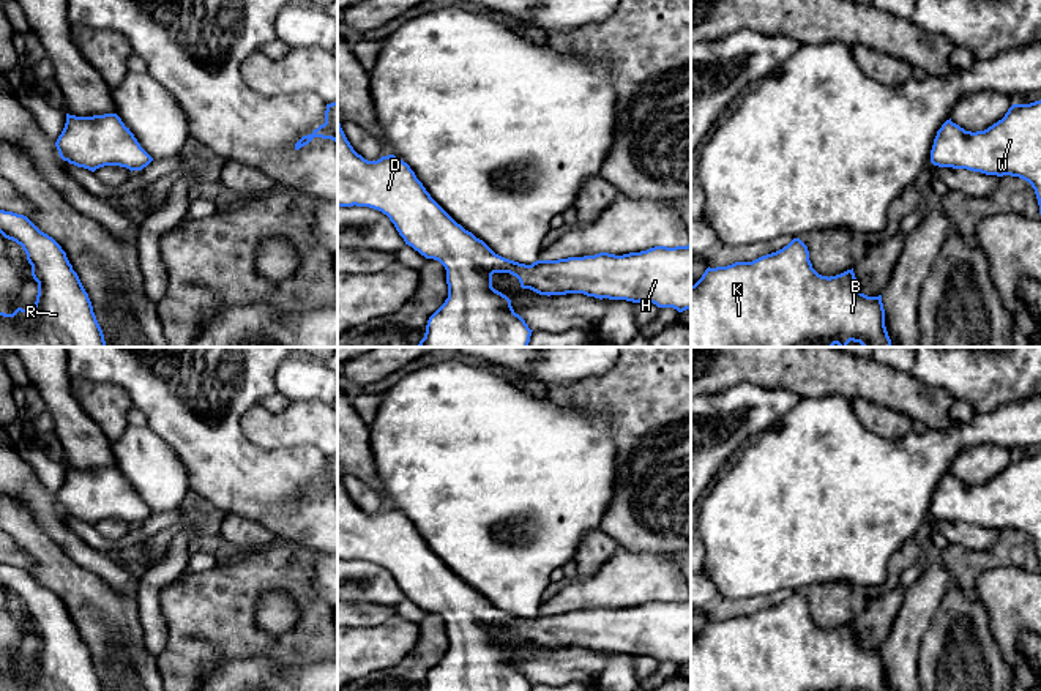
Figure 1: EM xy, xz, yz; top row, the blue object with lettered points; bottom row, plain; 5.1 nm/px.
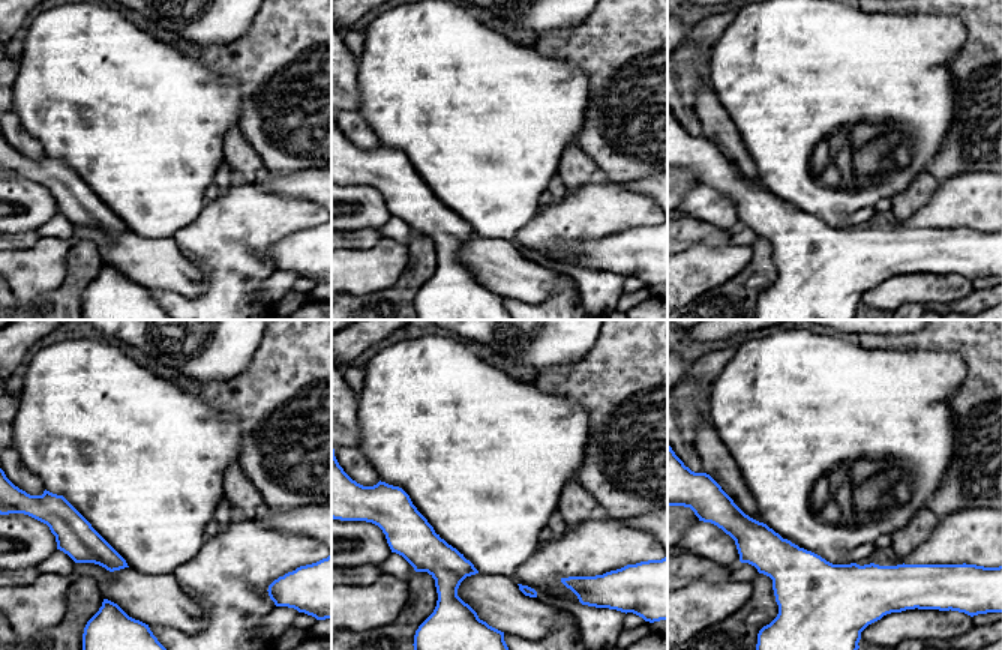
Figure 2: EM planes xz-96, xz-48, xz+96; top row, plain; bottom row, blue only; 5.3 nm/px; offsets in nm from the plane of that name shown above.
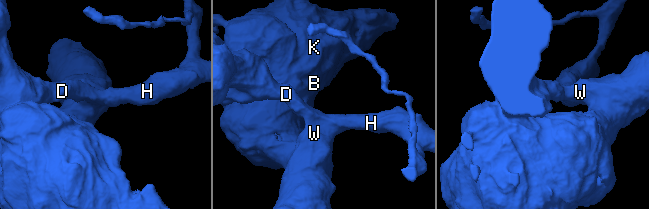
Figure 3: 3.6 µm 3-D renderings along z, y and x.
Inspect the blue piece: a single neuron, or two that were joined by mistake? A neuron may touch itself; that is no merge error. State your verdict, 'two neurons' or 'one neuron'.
one neuron

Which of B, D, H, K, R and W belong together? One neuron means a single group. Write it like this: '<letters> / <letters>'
B D H K R W

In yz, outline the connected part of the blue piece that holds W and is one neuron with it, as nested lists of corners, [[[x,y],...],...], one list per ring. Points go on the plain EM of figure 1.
[[[1041,453],[1013,458],[1002,473],[984,484],[965,484],[946,473],[934,492],[931,516],[1019,530],[1035,543],[1041,568]]]

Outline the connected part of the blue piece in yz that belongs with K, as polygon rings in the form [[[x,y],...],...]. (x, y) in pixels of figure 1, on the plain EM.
[[[793,592],[782,603],[752,615],[707,622],[691,639],[691,691],[890,691],[885,680],[882,648],[868,650],[856,641],[852,623],[836,629],[819,628],[808,599]]]

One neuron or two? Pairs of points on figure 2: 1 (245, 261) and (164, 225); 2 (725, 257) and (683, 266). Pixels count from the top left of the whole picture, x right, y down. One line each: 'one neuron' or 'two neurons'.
1: two neurons
2: one neuron

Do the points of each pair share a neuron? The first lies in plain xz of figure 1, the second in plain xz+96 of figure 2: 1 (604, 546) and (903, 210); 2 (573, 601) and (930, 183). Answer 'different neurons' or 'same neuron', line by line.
1: same neuron
2: different neurons

